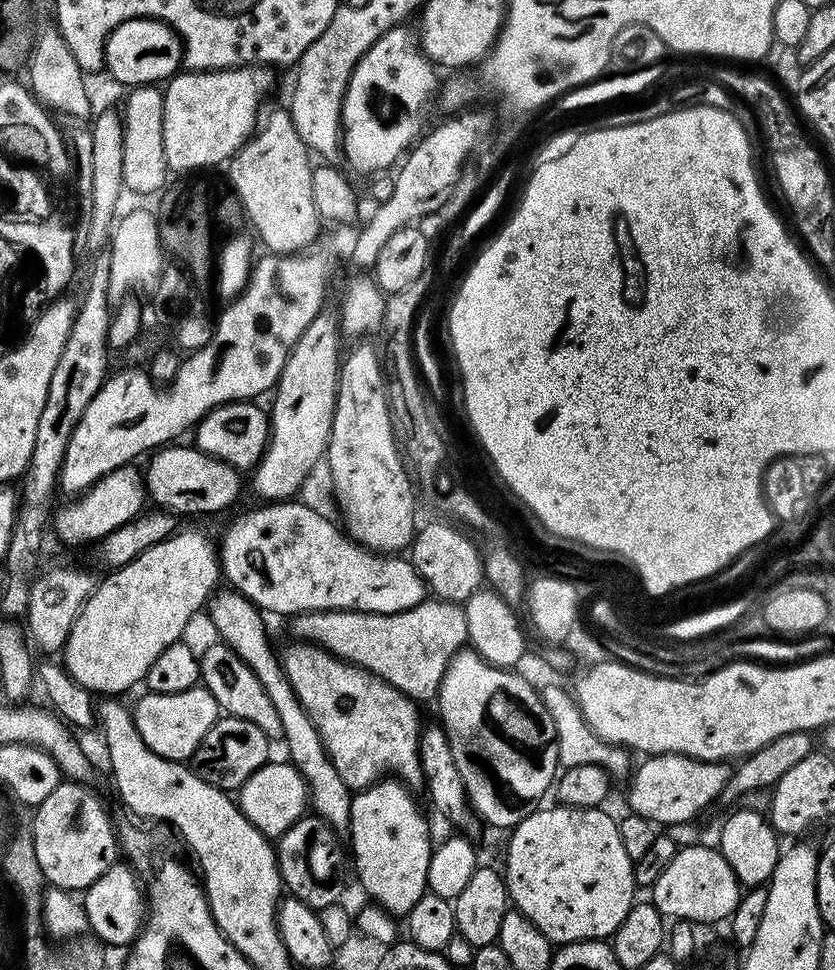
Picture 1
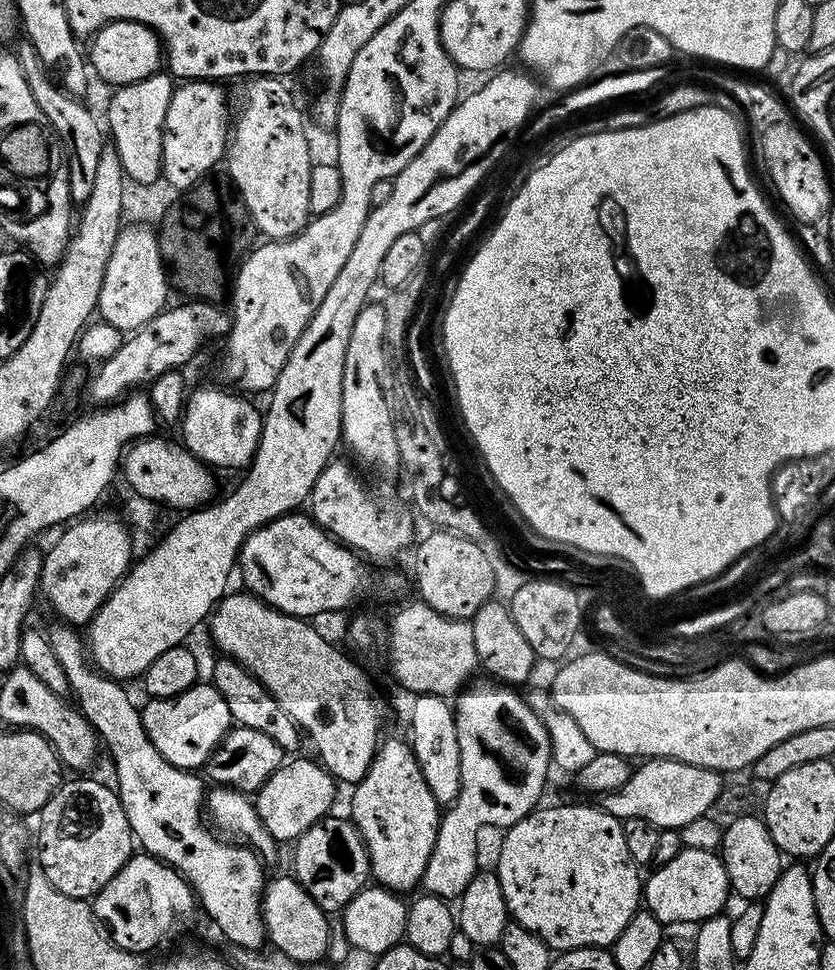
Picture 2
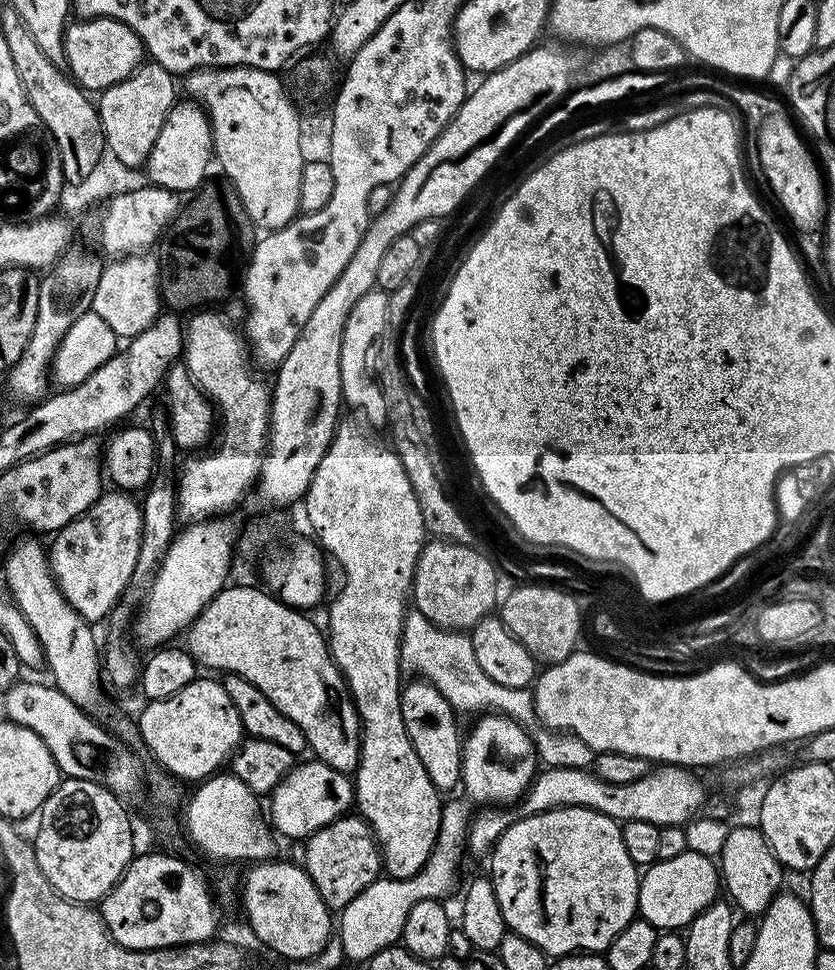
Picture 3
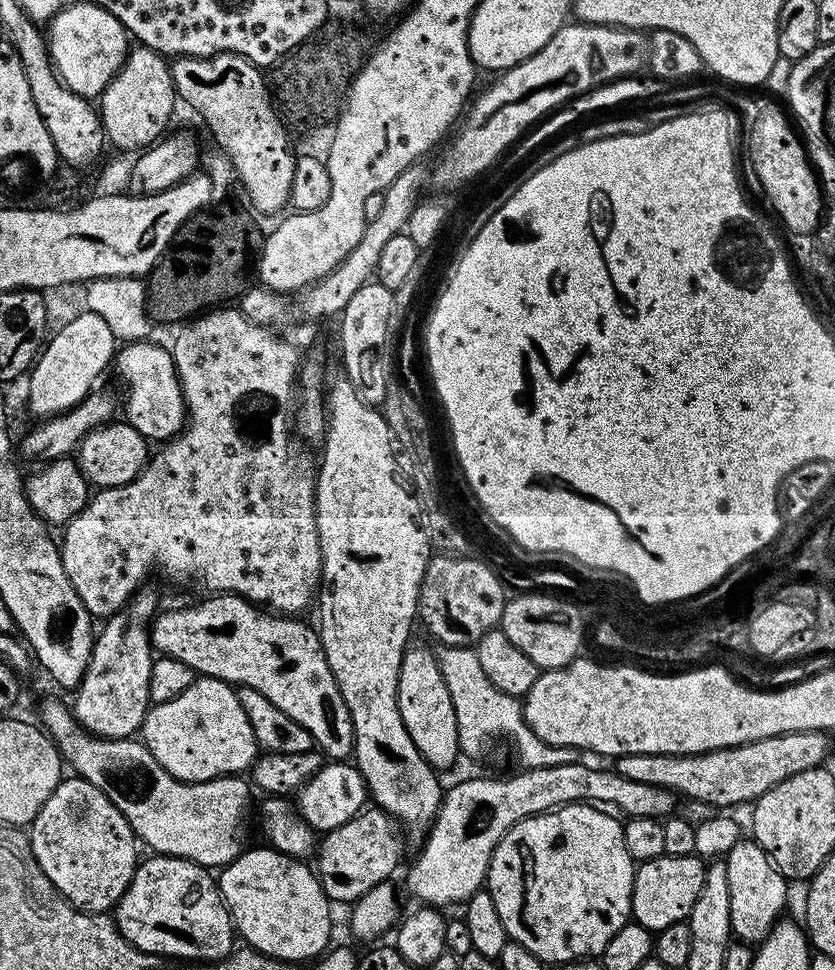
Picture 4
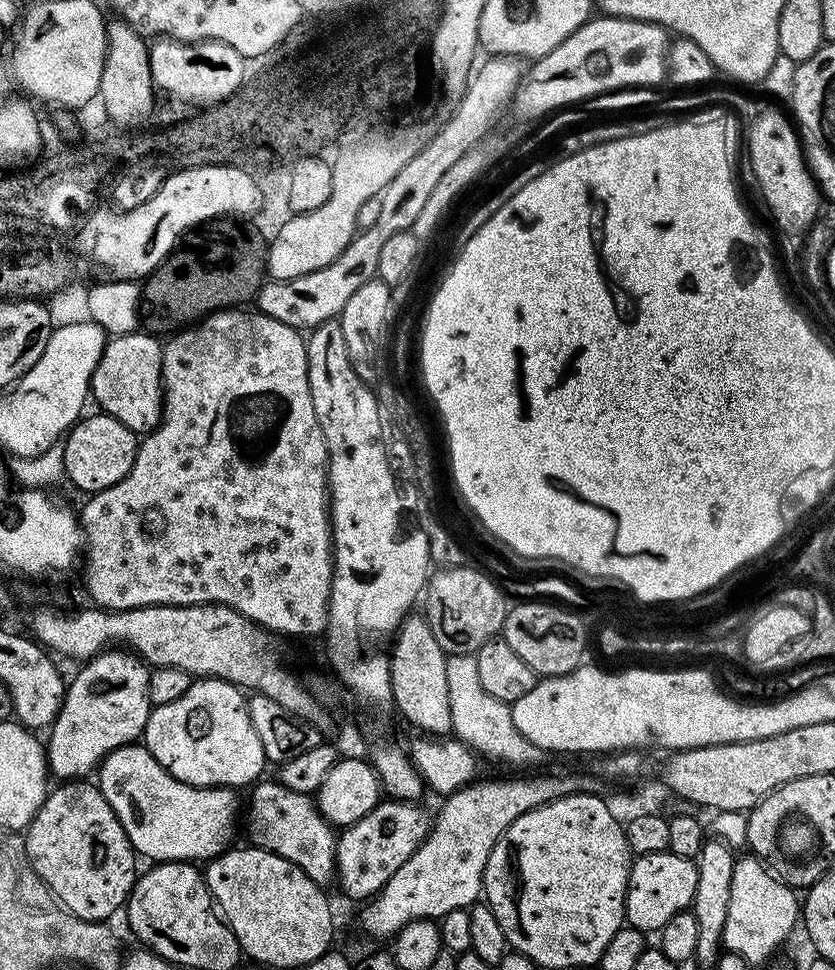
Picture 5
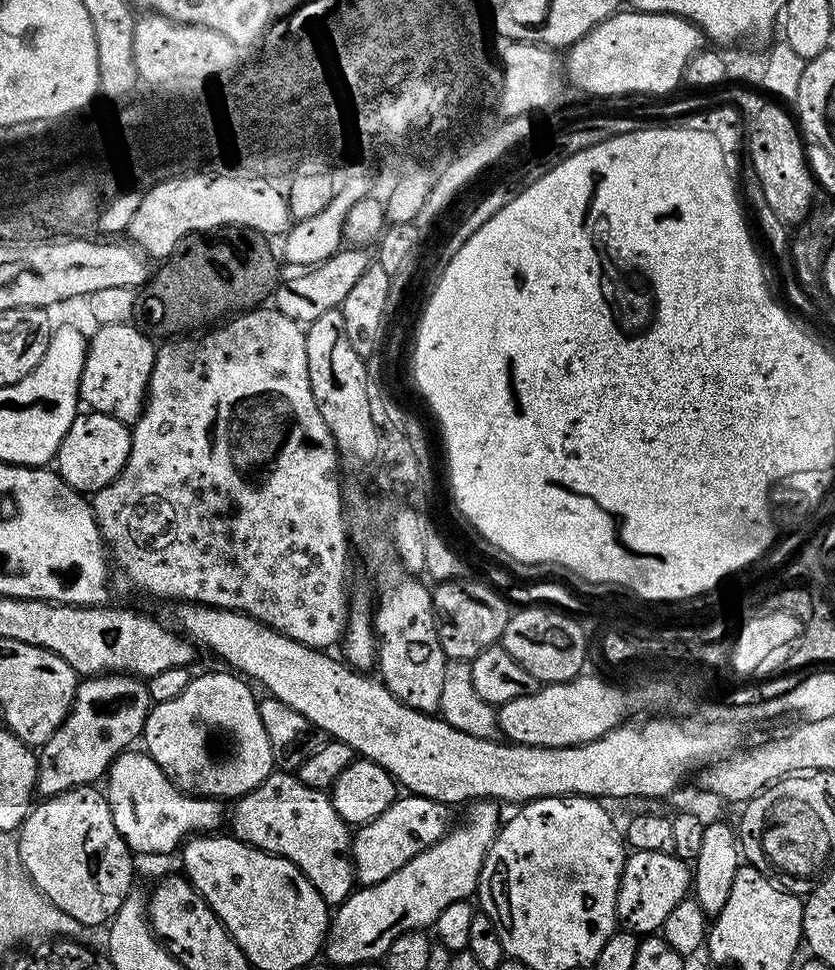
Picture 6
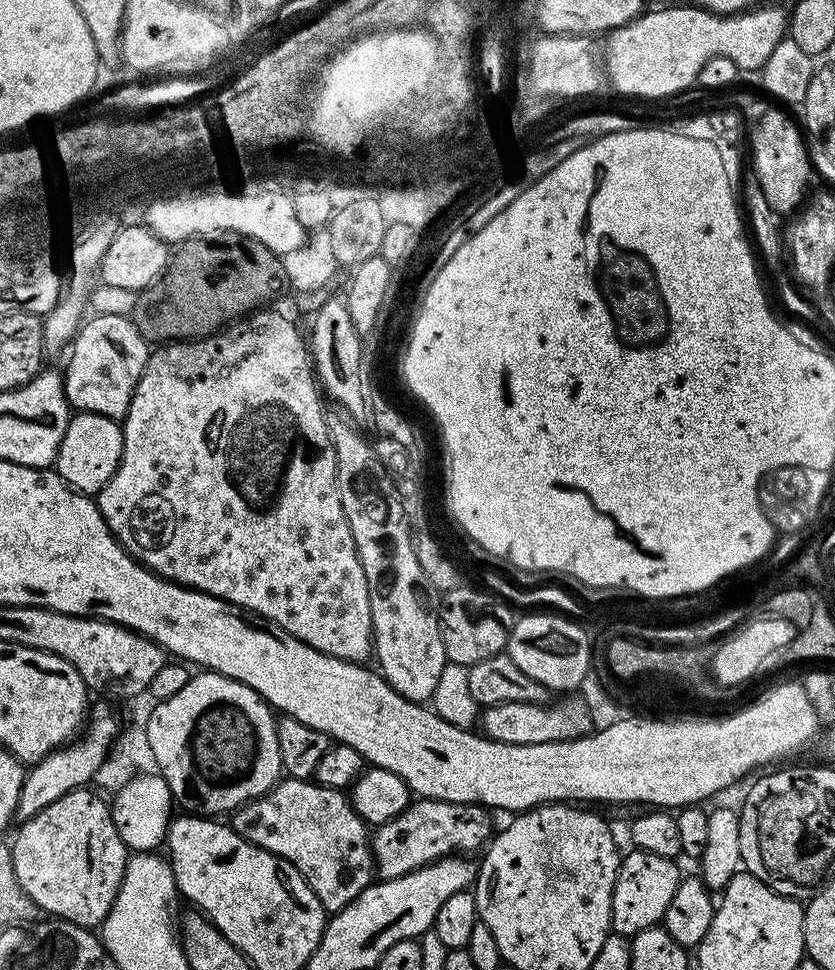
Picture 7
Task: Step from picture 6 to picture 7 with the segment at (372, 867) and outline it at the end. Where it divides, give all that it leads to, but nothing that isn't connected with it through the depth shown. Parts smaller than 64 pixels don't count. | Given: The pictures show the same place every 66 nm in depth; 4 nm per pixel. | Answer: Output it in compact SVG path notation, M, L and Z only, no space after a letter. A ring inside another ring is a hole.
M413 799L402 814L390 818L390 822L375 825L370 836L375 875L381 881L396 879L436 860L470 854L468 852L479 853L494 835L492 816L482 804Z

